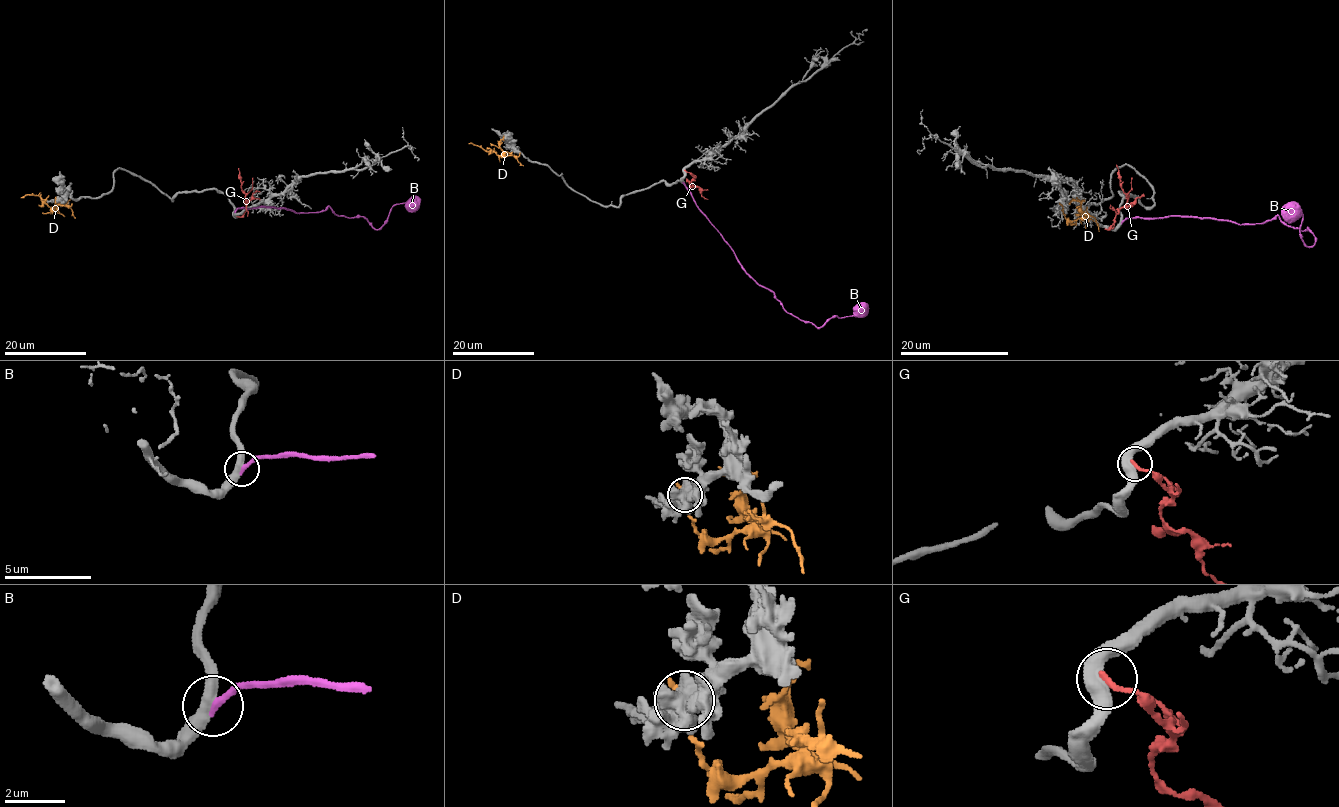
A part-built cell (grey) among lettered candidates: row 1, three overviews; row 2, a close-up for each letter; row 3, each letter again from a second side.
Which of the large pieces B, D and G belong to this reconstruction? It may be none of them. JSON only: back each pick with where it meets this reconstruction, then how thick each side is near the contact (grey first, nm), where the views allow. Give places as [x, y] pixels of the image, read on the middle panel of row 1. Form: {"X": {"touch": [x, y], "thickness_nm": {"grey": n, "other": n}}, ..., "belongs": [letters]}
{"B": {"touch": [683, 182], "thickness_nm": {"grey": 440, "other": 260}}, "belongs": ["B"]}

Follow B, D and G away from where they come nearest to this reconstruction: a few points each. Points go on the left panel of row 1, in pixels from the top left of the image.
B: (236, 211), (274, 206), (312, 213), (329, 206), (339, 216), (363, 217), (375, 229), (394, 205), (420, 204)
D: (55, 199), (51, 210), (54, 209), (37, 195), (21, 197)
G: (238, 217), (246, 210), (238, 168)

